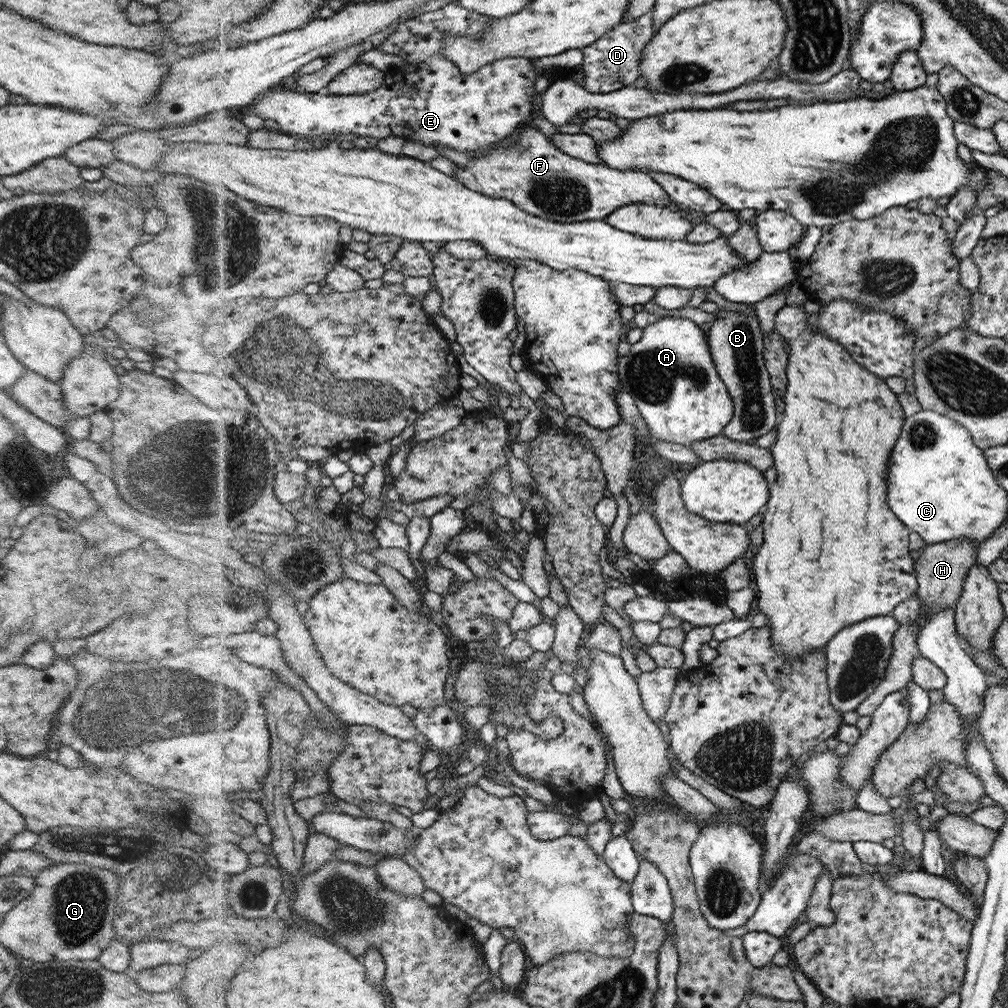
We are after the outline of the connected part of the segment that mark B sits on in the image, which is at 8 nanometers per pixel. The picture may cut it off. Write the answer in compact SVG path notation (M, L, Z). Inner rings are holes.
M721 310L709 324L708 338L712 362L718 367L735 406L734 416L722 434L730 440L754 443L757 438L768 434L776 424L776 394L773 392L771 374L764 366L765 348L762 324L756 315Z

